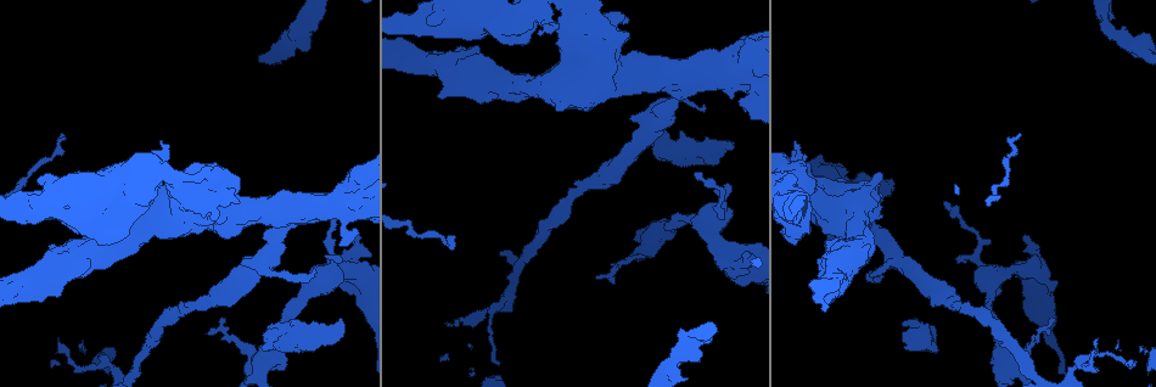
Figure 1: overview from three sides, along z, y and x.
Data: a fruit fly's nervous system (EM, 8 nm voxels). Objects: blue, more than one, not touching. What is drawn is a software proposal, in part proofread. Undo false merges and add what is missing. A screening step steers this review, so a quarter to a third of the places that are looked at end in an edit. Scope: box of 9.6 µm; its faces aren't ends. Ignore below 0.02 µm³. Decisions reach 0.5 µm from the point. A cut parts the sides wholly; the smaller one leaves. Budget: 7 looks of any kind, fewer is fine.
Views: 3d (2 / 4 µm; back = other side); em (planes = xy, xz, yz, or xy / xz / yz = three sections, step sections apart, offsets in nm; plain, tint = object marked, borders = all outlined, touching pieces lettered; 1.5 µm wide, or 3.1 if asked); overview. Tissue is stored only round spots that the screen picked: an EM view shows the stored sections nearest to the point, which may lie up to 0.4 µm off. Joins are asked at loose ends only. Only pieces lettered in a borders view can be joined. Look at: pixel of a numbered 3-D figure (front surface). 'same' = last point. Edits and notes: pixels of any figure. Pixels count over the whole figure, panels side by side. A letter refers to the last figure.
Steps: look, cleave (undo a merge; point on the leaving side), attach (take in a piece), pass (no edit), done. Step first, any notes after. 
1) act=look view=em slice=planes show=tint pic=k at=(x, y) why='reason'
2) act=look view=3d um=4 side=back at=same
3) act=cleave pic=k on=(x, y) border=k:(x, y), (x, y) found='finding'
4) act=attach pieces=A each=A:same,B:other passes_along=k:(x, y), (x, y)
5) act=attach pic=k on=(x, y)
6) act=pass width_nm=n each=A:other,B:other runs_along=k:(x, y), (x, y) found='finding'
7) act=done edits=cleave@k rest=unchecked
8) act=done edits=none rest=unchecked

act=look view=3d um=4 pic=1 at=(993, 275) why='sharp bend'

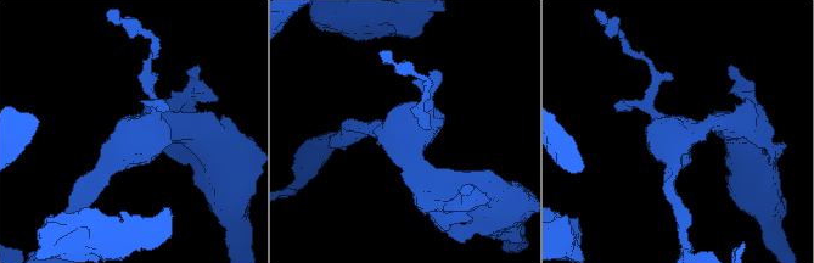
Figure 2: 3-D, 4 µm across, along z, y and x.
act=look view=em slice=yz step=4 show=tint pic=2 at=(678, 132) arms=3 arm_widths_nm=160,200,340

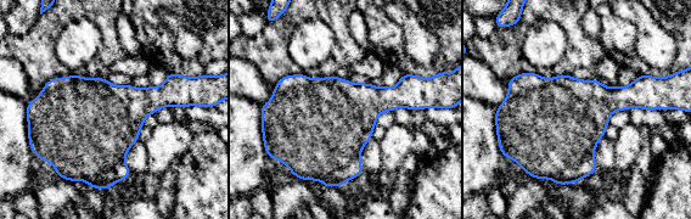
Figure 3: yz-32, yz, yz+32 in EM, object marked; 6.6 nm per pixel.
act=look view=em slice=planes show=borders at=same why='cut it another way'

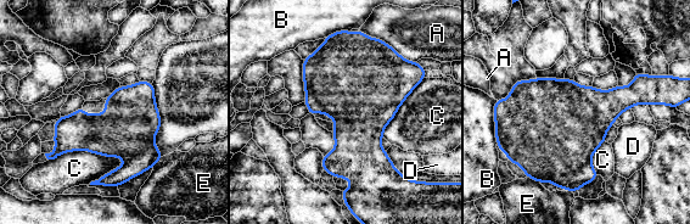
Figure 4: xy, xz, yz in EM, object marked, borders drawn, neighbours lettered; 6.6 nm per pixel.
act=pass each=A:other,B:other,C:other,D:other,E:other border=4:(49, 158), (88, 150), (125, 161) found='continuous, no second neuron'

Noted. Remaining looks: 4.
act=look view=3d um=4 pic=1 at=(290, 218)

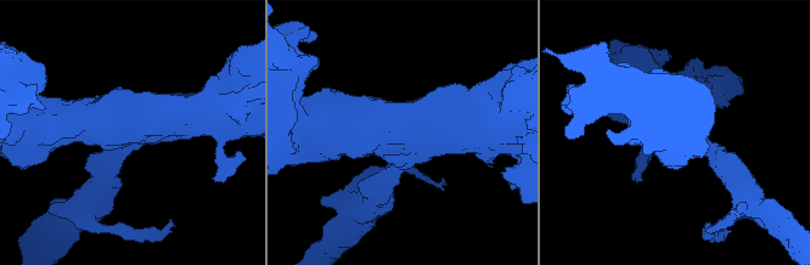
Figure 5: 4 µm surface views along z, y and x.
act=look view=em slice=yz step=4 show=tint pic=5 at=(401, 151) arms=3 arm_widths_nm=300,550,650 why='shape alone is not enough'

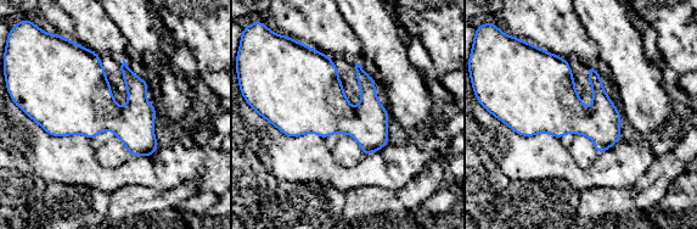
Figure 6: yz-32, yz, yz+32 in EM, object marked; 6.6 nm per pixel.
act=look view=em slice=planes show=borders at=same why='cut it another way'

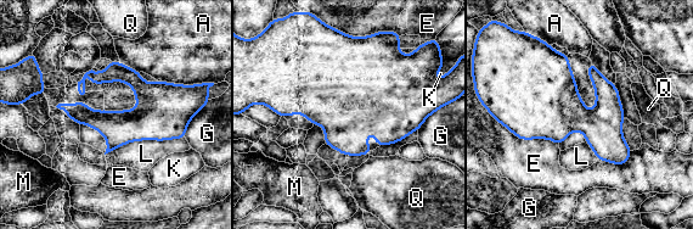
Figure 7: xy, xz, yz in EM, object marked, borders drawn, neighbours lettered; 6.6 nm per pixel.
act=pass each=A:other,E:other,G:other,K:other,L:other,M:other,Q:other border=7:(184, 137), (129, 140), (105, 154) found='continuous, no second neuron'

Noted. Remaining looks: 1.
act=done edits=none rest=unchecked

